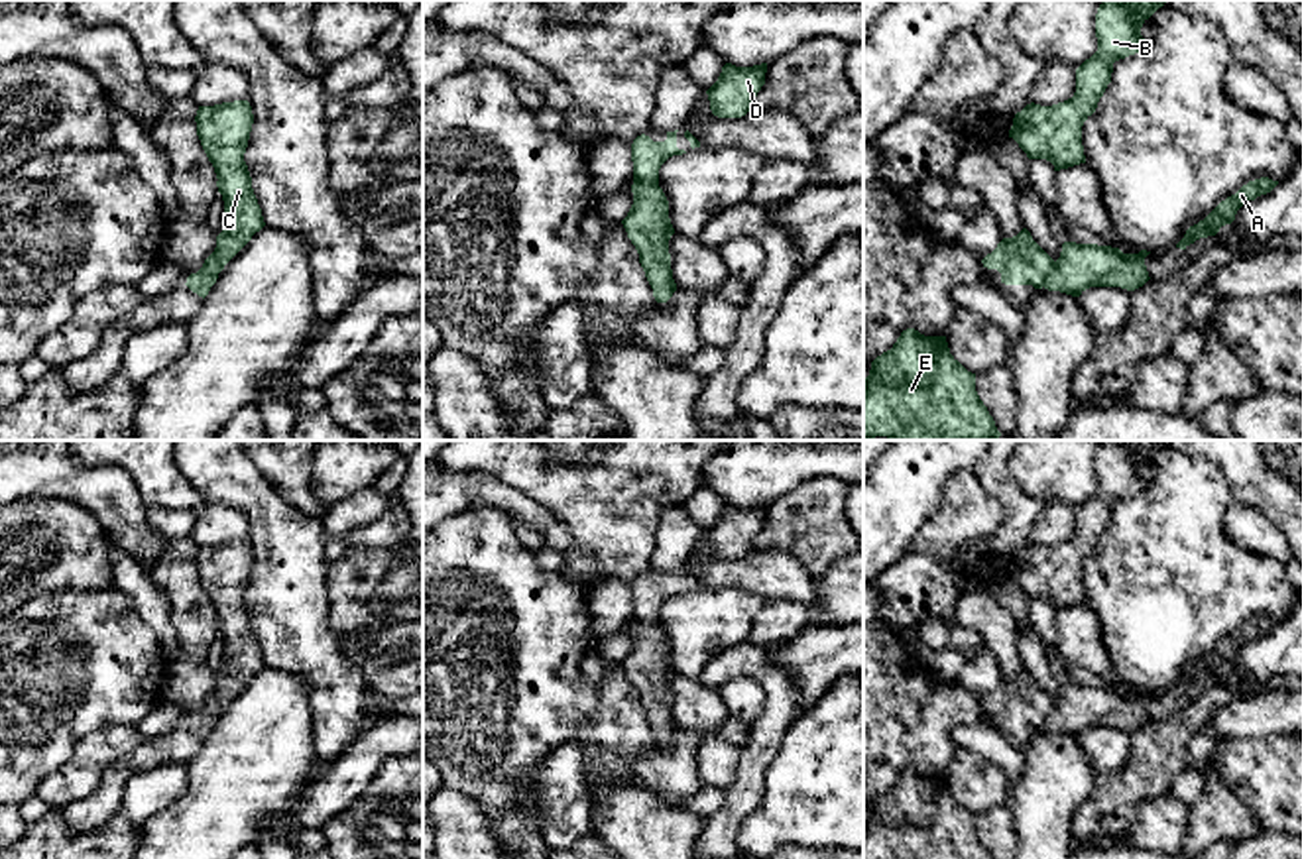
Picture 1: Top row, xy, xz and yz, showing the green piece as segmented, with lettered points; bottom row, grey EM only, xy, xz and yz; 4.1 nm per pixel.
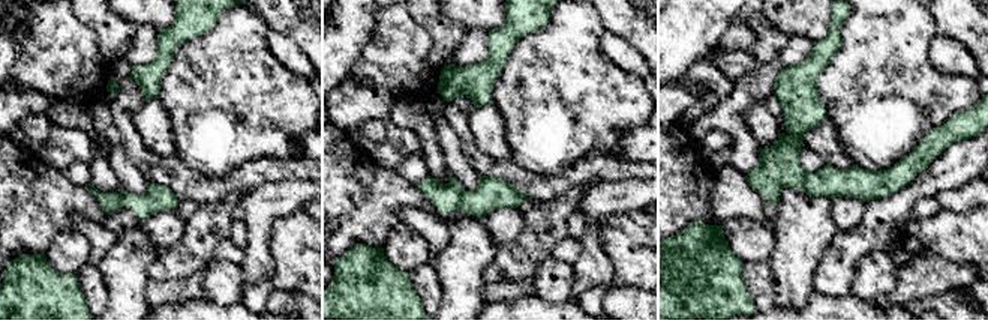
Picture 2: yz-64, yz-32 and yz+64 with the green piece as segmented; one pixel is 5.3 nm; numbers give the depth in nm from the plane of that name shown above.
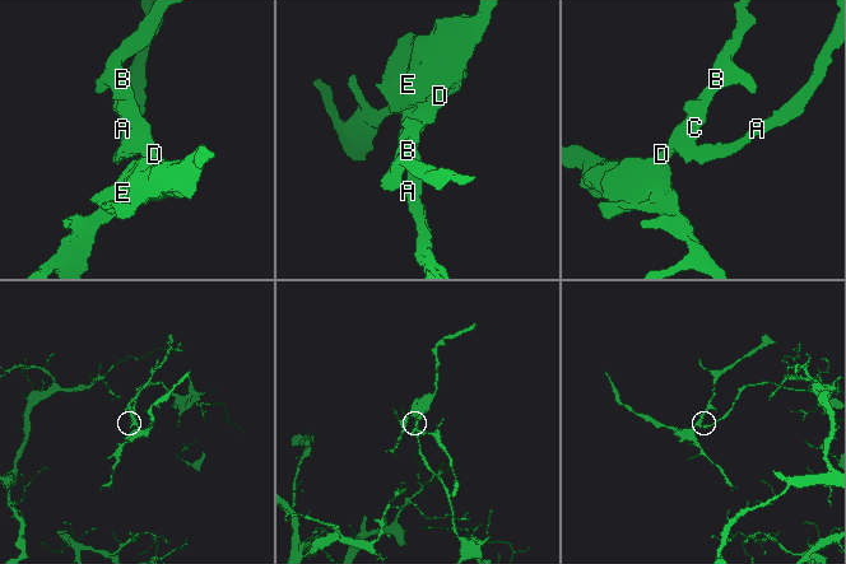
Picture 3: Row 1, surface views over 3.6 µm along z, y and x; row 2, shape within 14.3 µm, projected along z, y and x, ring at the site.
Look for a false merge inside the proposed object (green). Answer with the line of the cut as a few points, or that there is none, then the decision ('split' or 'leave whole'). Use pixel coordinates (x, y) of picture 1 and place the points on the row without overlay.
cut in xz along (634, 622), (657, 626); split

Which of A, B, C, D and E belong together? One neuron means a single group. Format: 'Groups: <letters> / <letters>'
Groups: A / B C D E

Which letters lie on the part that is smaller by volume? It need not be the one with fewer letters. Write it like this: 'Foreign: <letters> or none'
Foreign: B, C, D, E

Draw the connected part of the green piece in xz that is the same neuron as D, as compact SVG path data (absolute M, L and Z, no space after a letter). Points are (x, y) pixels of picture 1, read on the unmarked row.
M726 503L718 521L706 531L710 550L718 558L741 558L755 548L755 537L765 525L767 503L736 507Z

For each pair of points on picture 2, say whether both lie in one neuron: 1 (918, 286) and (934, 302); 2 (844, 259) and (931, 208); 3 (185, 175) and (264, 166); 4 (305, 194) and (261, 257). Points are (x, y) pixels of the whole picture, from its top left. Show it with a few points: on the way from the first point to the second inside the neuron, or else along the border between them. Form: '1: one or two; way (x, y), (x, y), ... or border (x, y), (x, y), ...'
1: two; border (952, 289), (904, 304)
2: two; border (933, 196), (924, 197), (907, 217)
3: one; way (204, 185), (227, 185), (237, 179), (245, 179)
4: one; way (285, 199), (261, 223), (261, 238)

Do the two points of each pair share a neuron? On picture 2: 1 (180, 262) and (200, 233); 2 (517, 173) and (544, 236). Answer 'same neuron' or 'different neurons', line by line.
1: same neuron
2: different neurons

